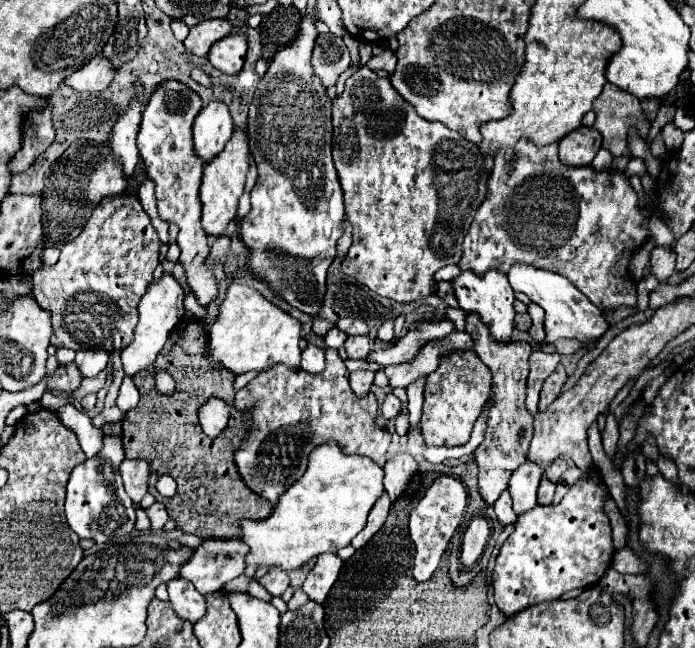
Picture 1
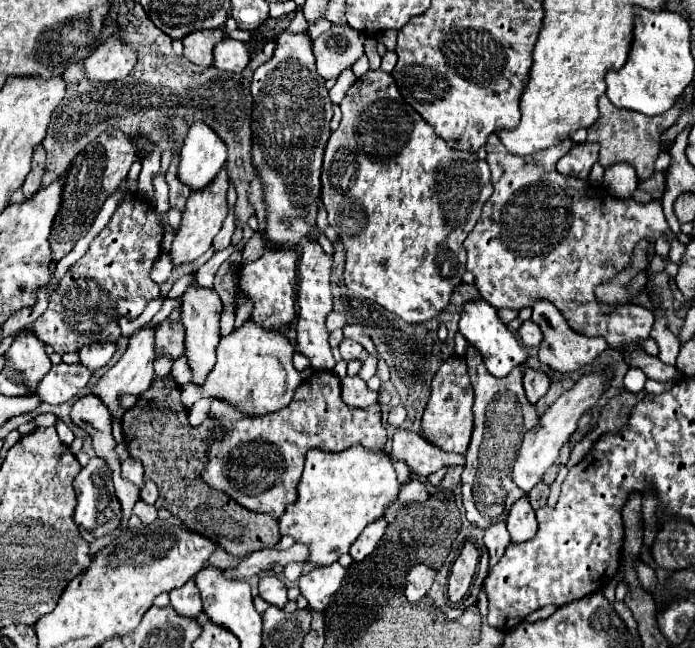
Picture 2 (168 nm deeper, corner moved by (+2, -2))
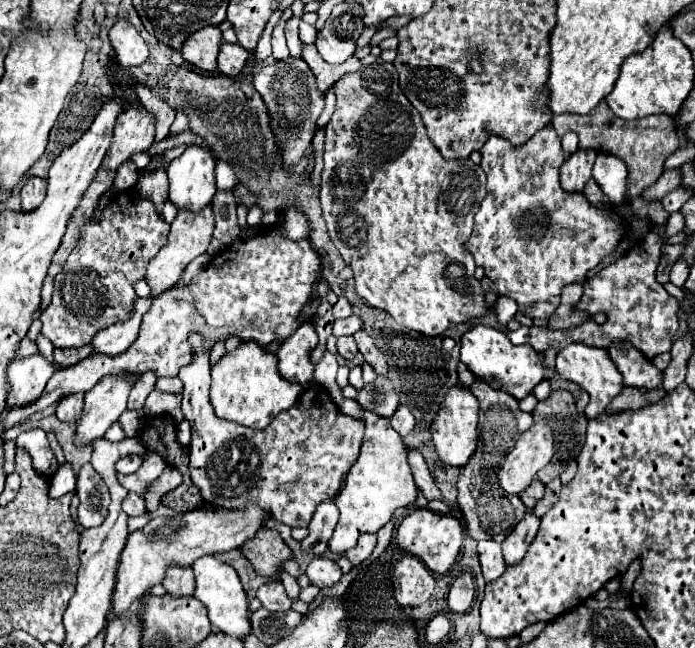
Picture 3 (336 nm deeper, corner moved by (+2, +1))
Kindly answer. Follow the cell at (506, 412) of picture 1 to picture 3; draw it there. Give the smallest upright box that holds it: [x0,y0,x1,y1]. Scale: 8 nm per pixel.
[458,378,534,542]

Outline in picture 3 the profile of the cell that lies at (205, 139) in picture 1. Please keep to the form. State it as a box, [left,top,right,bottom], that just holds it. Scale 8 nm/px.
[168,144,216,212]

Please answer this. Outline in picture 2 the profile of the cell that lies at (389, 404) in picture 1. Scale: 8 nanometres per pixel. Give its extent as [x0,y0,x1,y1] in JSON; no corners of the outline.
[388,405,406,427]

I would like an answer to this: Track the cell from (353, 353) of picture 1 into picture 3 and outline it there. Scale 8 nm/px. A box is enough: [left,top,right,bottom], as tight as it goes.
[338,336,358,360]

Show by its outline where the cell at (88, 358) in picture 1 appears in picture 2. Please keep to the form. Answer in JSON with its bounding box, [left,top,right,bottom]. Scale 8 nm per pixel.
[78,341,116,371]

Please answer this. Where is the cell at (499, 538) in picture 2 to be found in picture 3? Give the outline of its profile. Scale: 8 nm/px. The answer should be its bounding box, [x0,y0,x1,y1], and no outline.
[478,538,506,582]

